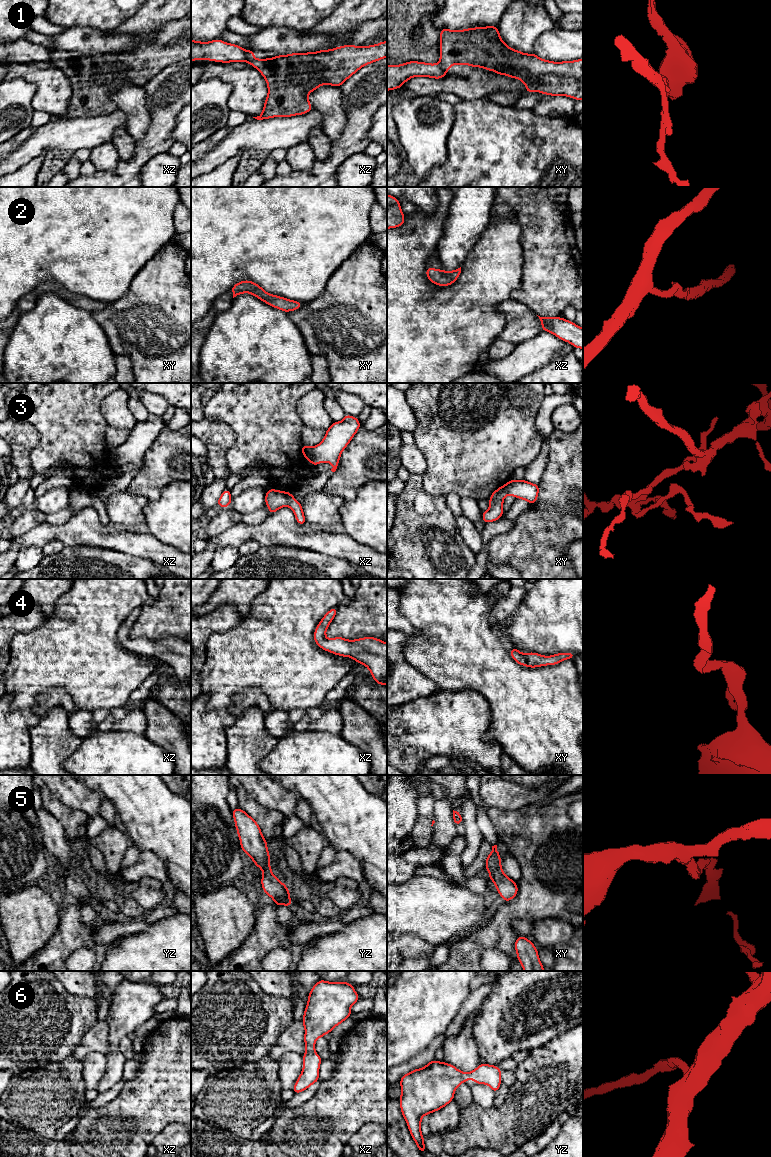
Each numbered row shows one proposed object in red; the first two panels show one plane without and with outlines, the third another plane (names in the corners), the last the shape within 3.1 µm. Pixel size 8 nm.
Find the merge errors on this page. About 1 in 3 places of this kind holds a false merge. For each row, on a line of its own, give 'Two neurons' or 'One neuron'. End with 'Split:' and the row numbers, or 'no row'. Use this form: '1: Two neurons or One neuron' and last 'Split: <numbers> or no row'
1: Two neurons
2: One neuron
3: Two neurons
4: One neuron
5: One neuron
6: One neuron
Split: 1, 3

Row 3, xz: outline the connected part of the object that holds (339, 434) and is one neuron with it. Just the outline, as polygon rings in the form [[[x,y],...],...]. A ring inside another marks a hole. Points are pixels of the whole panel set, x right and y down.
[[[345,414],[341,422],[333,422],[326,430],[322,442],[309,447],[309,462],[313,466],[322,462],[329,462],[333,466],[331,471],[335,472],[341,453],[360,429],[360,424],[357,417],[351,417],[349,414]]]

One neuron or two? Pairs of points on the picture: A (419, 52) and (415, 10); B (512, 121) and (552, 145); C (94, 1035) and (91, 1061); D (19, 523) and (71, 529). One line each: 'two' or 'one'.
A: one
B: one
C: two
D: two

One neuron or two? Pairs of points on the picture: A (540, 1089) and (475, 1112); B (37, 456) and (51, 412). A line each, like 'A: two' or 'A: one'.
A: one
B: one

